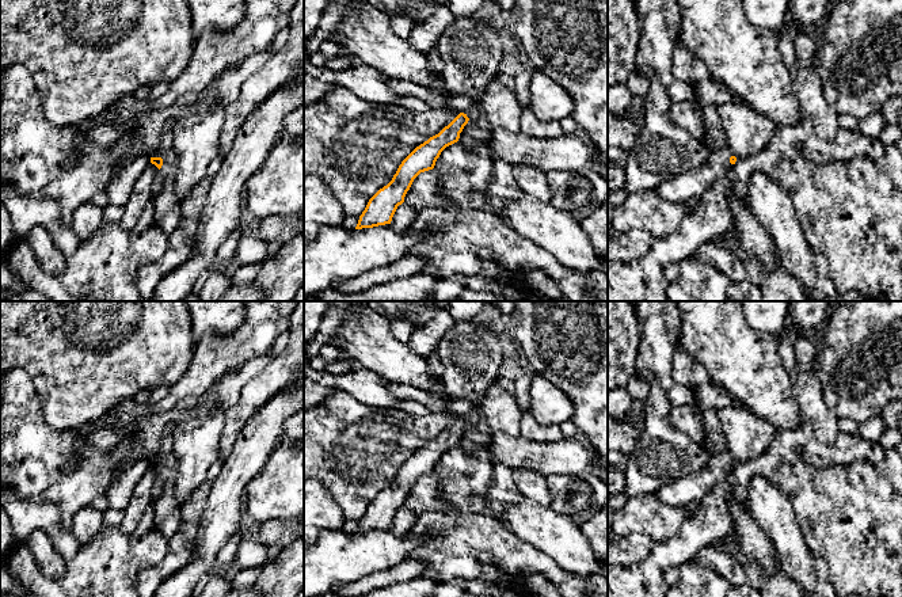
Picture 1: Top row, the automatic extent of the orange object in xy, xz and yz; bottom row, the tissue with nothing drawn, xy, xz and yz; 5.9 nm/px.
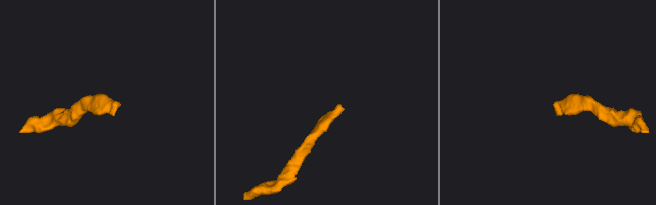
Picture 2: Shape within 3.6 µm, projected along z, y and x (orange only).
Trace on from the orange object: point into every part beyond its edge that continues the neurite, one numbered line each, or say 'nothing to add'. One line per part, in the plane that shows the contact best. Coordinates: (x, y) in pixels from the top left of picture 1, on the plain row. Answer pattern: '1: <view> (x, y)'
1: xy (168, 474)

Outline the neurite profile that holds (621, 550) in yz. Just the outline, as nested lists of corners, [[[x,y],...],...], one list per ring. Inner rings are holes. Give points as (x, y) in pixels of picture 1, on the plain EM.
[[[646,535],[616,536],[608,541],[608,564],[631,564],[650,556],[655,543]]]

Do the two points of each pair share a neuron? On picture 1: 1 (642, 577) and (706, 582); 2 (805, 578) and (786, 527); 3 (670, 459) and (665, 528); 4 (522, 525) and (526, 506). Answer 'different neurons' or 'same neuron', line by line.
1: different neurons
2: same neuron
3: different neurons
4: same neuron

